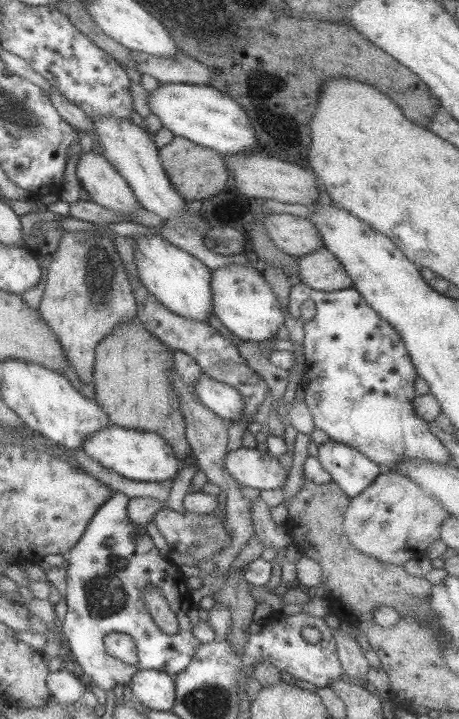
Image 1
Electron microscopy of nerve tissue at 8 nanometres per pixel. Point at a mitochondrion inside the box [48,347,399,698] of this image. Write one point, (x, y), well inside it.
(104, 594)

